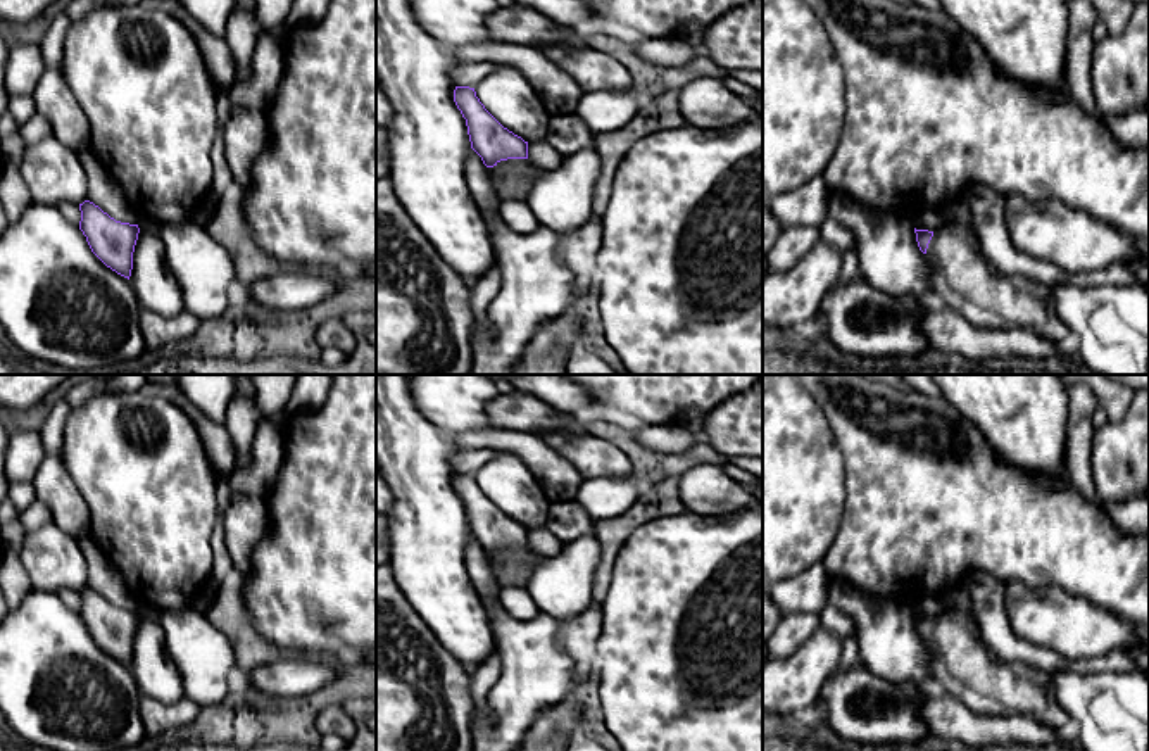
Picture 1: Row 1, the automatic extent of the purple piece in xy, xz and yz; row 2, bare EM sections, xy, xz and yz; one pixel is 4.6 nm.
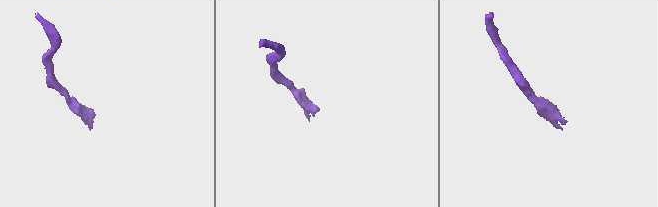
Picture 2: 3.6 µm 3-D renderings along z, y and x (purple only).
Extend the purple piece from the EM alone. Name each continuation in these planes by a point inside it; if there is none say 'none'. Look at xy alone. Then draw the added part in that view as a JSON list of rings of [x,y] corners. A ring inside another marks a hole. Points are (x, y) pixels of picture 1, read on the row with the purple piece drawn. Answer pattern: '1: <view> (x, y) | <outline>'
none

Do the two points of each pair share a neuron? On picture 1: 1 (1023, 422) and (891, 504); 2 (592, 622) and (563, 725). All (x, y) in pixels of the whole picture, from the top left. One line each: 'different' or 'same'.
1: different
2: same

